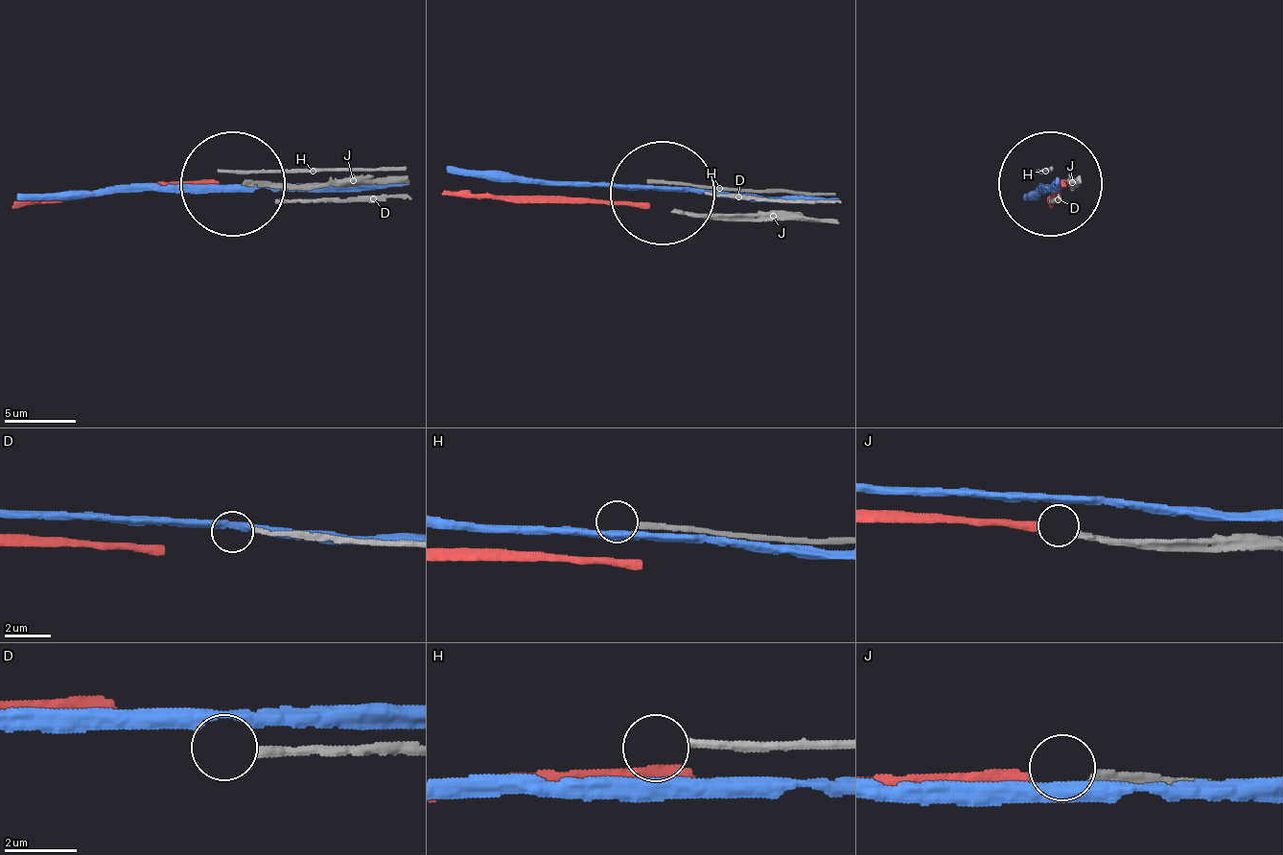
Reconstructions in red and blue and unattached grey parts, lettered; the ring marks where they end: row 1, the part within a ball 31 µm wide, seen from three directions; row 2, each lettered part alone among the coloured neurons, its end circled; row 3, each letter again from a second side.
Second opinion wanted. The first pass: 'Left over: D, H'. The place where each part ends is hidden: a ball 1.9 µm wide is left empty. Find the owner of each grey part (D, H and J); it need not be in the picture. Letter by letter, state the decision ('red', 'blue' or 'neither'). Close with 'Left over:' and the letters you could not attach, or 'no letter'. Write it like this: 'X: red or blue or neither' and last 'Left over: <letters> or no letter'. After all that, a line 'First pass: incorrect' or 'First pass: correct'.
D: neither
H: neither
J: red
Left over: D, H
First pass: correct

